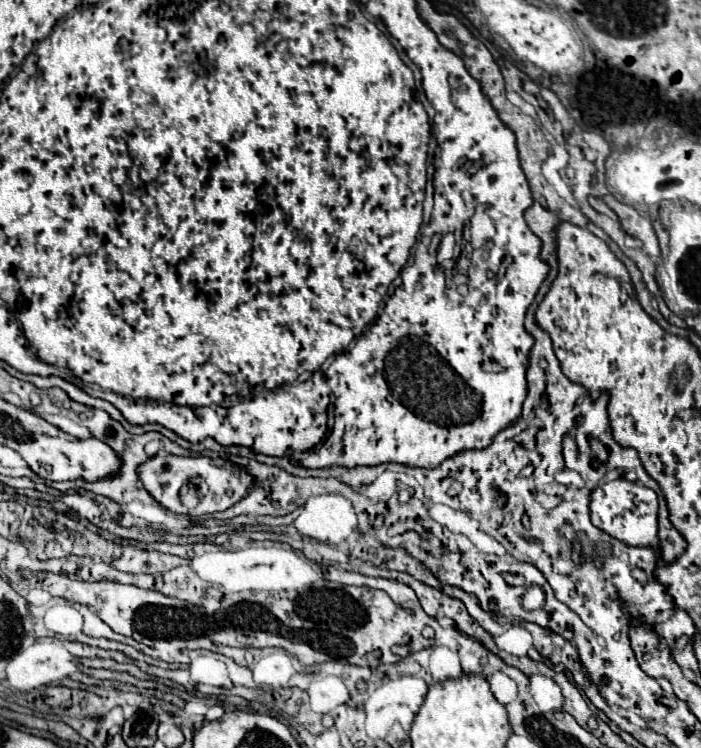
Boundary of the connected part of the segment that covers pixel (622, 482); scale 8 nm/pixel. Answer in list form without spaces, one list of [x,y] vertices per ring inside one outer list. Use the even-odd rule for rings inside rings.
[[[618,478],[618,480],[606,482],[598,488],[594,488],[590,494],[590,518],[596,528],[600,528],[608,536],[624,542],[626,546],[660,548],[658,496],[654,490],[650,490],[638,482]]]

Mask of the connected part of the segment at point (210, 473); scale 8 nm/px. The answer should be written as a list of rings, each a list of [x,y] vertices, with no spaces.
[[[152,456],[138,466],[138,478],[146,492],[174,514],[184,514],[190,518],[220,512],[236,504],[252,486],[254,478],[224,458],[206,458],[206,456]]]

